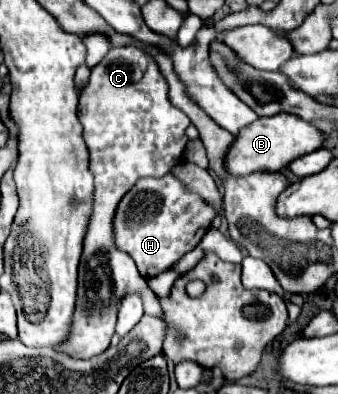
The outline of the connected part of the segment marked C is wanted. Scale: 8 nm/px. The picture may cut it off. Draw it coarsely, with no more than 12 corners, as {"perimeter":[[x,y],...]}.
{"perimeter":[[113,47],[81,91],[95,203],[71,331],[111,343],[147,281],[111,237],[117,201],[183,157],[189,117],[155,59]]}

